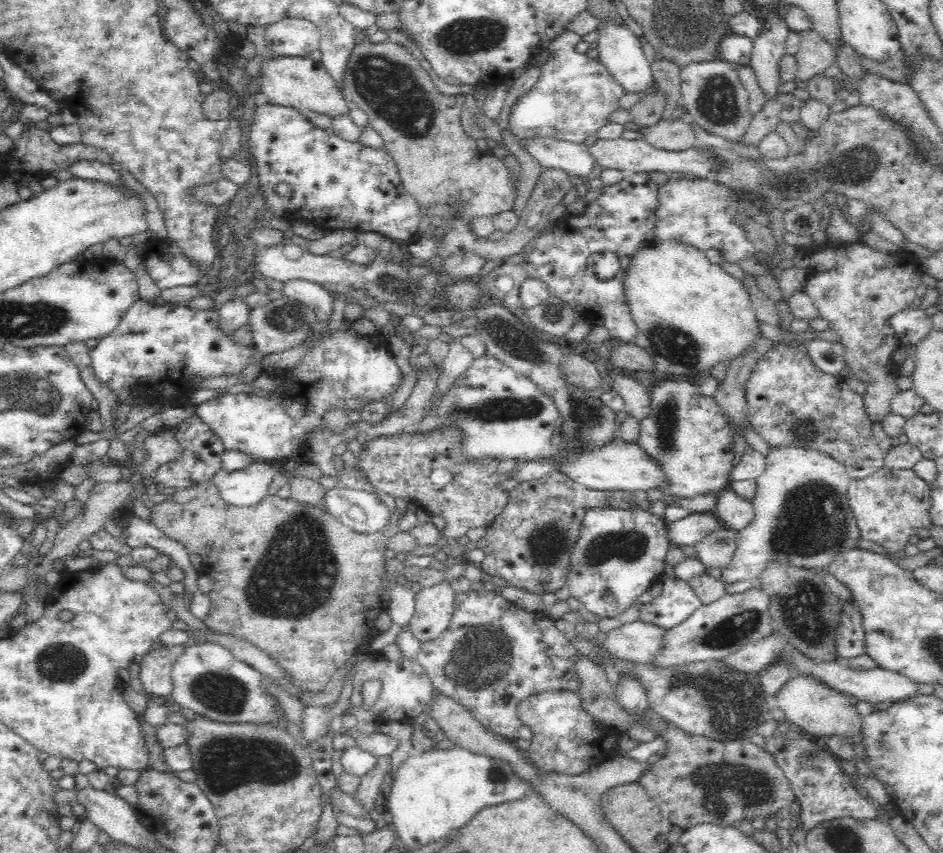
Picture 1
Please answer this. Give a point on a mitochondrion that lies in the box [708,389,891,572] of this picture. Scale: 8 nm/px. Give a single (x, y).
(812, 523)

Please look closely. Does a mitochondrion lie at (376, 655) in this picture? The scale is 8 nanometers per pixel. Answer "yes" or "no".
no

